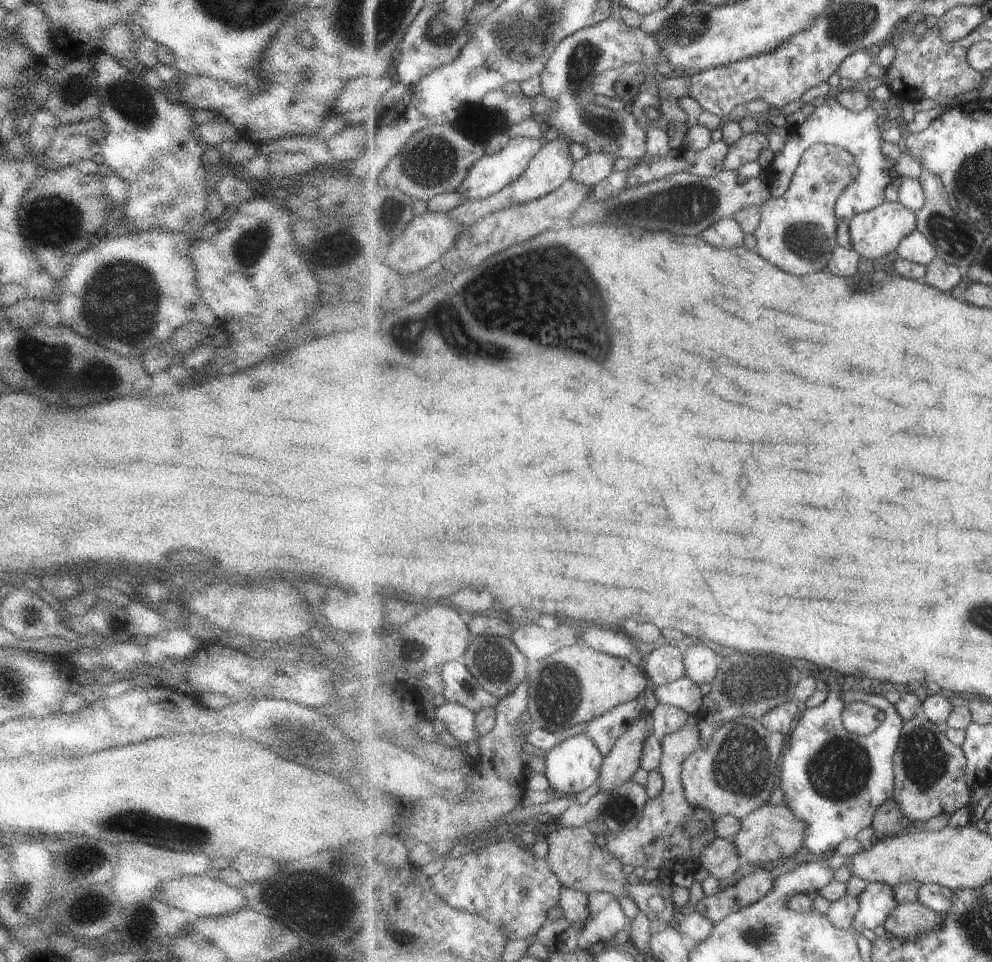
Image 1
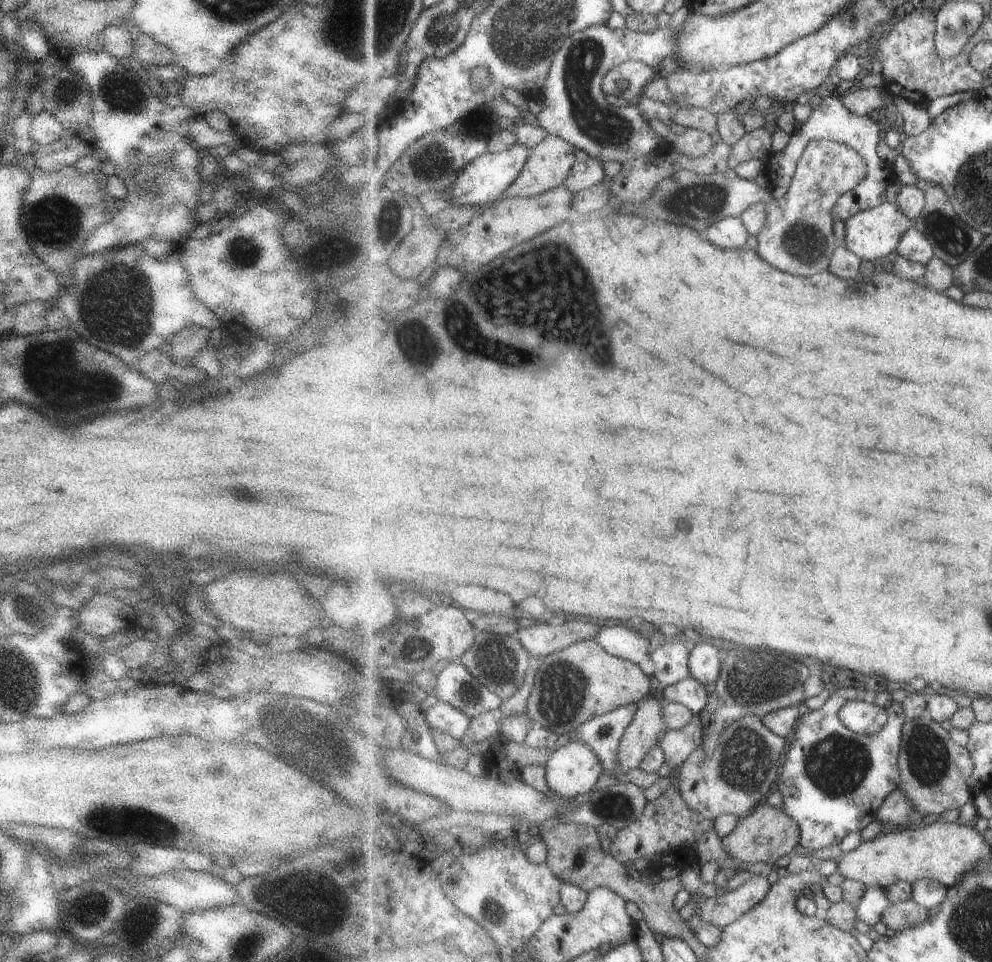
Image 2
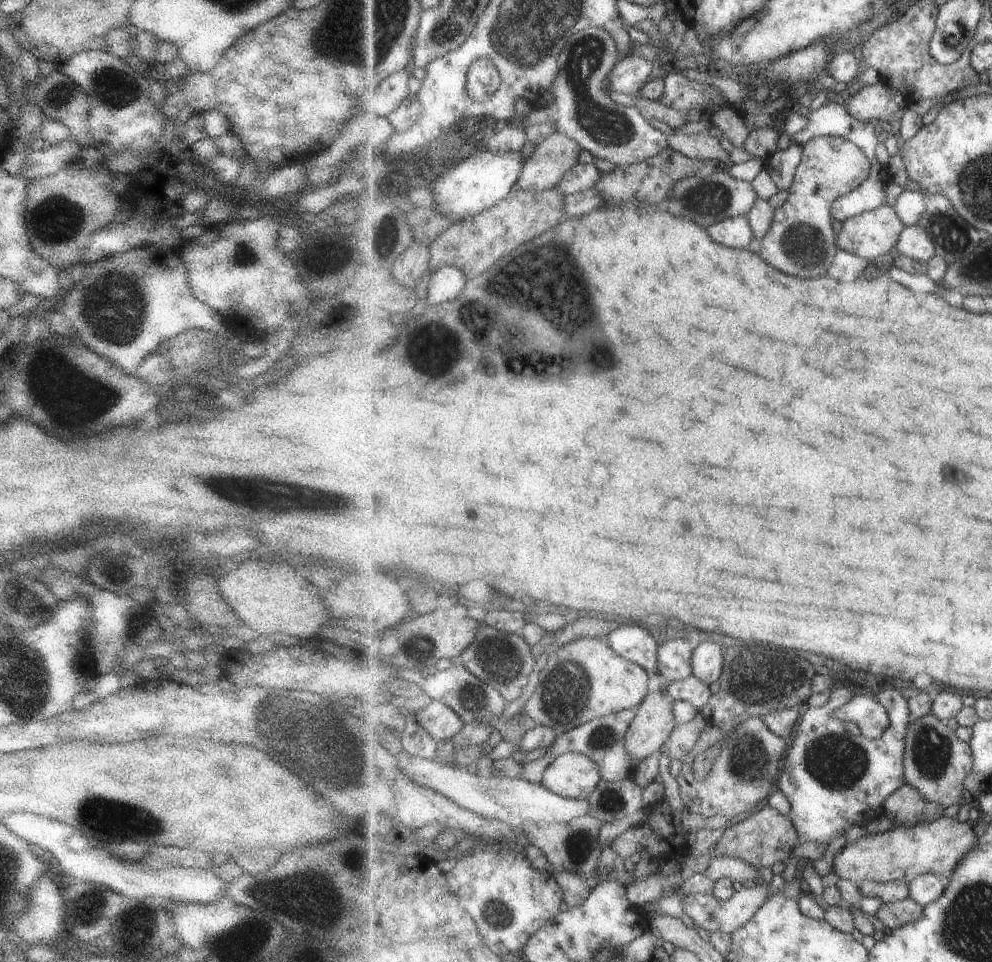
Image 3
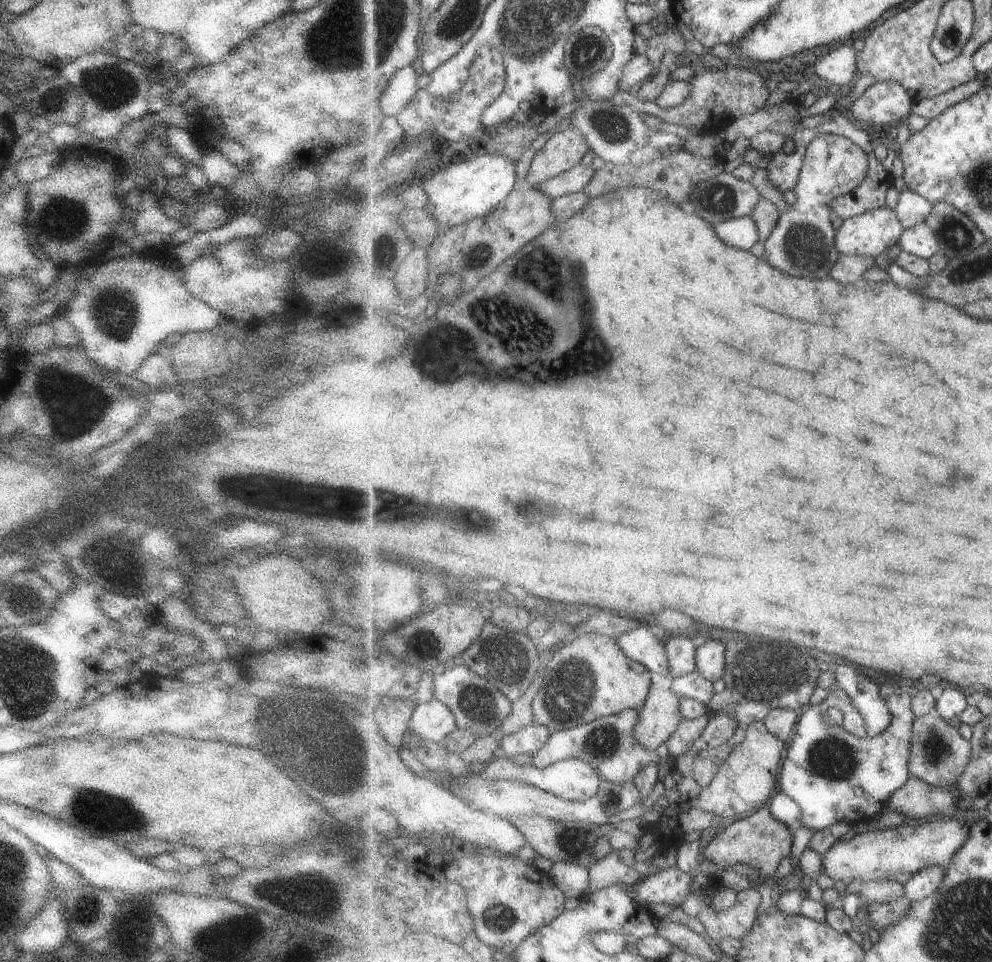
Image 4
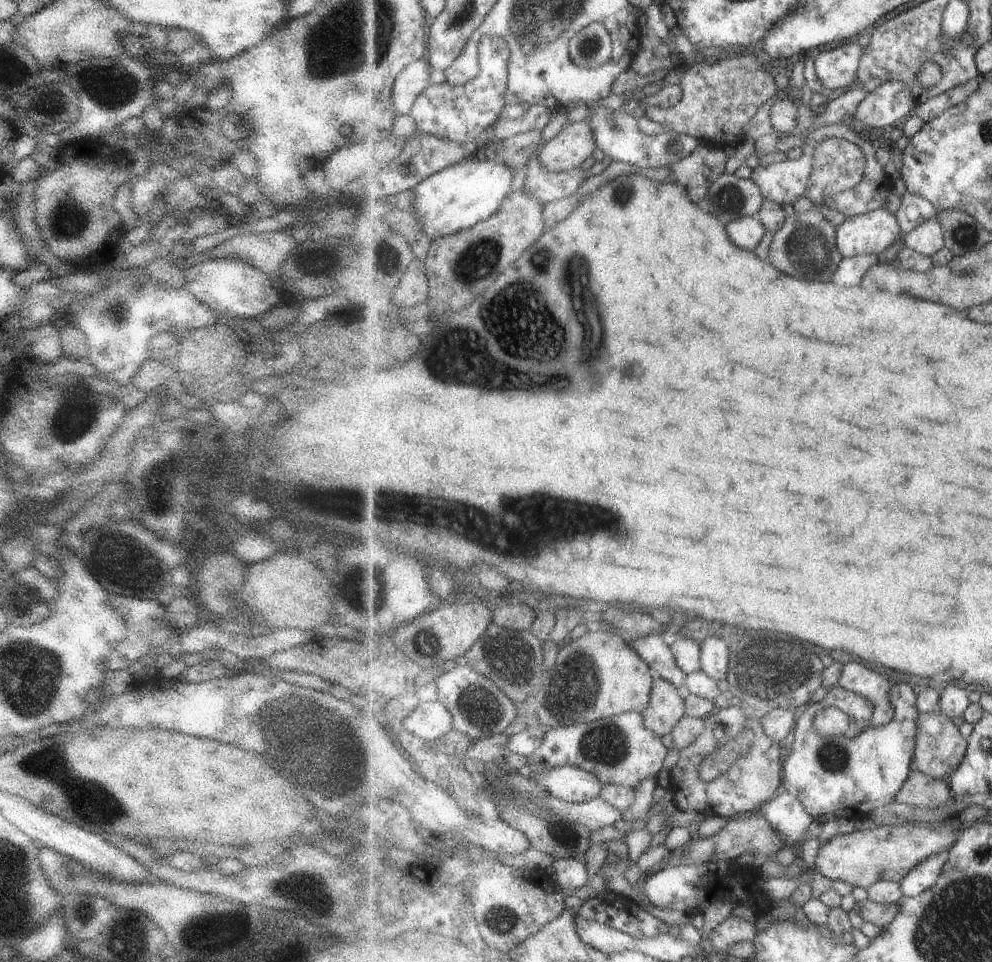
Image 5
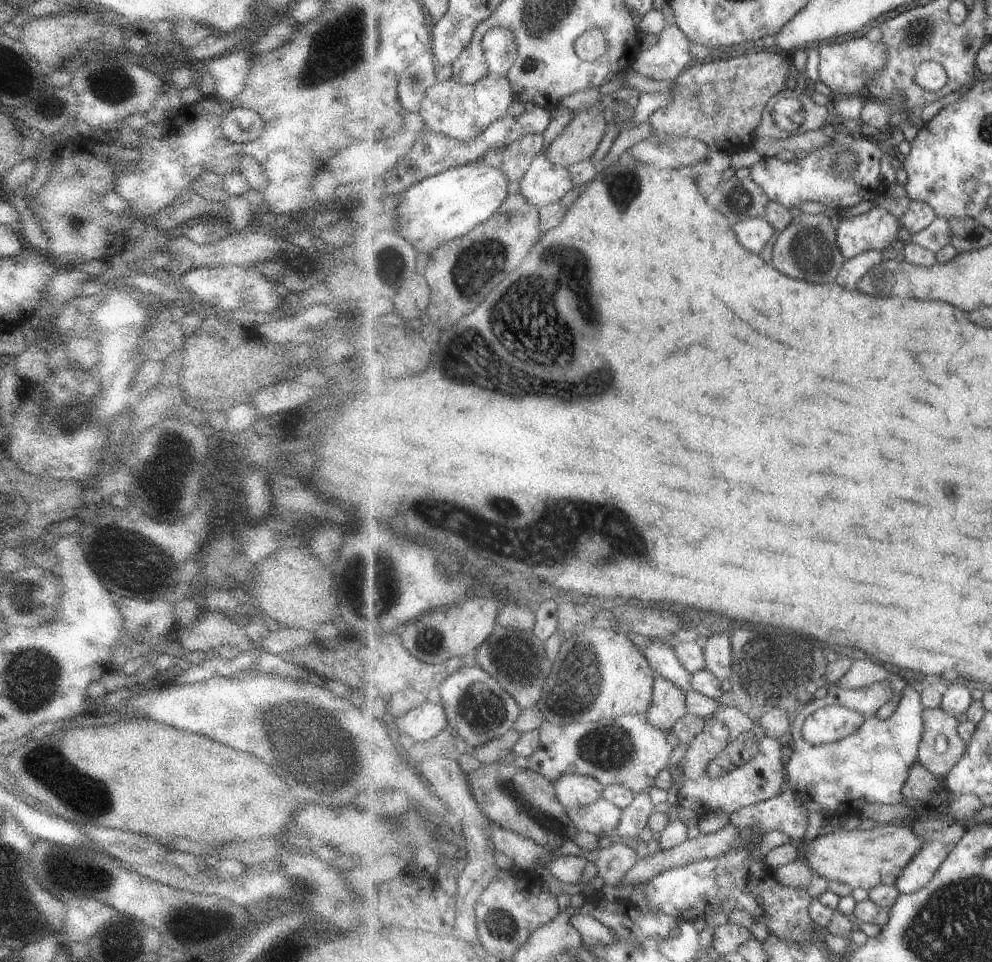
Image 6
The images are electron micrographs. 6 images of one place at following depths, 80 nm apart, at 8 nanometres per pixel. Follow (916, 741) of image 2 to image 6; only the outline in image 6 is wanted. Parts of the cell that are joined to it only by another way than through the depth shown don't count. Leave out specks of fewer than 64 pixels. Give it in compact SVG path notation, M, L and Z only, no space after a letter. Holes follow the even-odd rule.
M943 708L927 709L923 720L925 731L919 746L918 763L943 780L959 764L968 743L959 735L957 718L943 712Z

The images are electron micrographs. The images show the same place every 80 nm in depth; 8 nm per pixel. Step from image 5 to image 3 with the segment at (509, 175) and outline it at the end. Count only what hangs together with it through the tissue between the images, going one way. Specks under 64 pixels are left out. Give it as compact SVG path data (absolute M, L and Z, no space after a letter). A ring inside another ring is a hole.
M479 149L470 157L461 160L454 169L432 184L436 208L441 214L448 215L455 223L463 219L481 215L495 204L506 199L513 191L522 174L525 161L520 151L490 151Z

